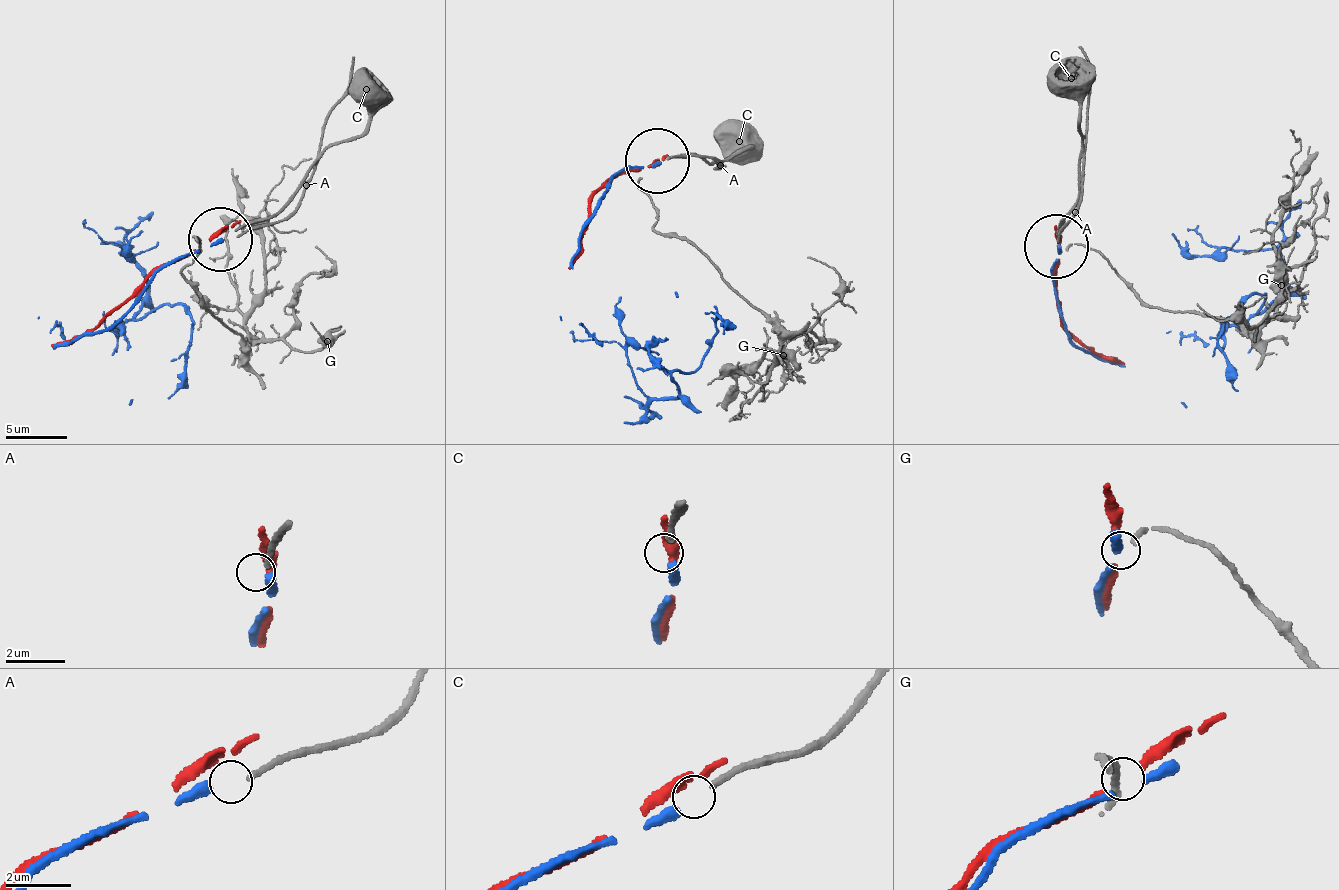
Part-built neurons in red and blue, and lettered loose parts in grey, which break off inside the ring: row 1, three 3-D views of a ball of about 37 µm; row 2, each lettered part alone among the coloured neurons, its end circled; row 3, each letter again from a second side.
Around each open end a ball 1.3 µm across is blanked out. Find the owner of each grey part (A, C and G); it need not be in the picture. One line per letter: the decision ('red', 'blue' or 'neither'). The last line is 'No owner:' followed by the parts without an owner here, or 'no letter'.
A: neither
C: blue
G: neither
No owner: A, G

